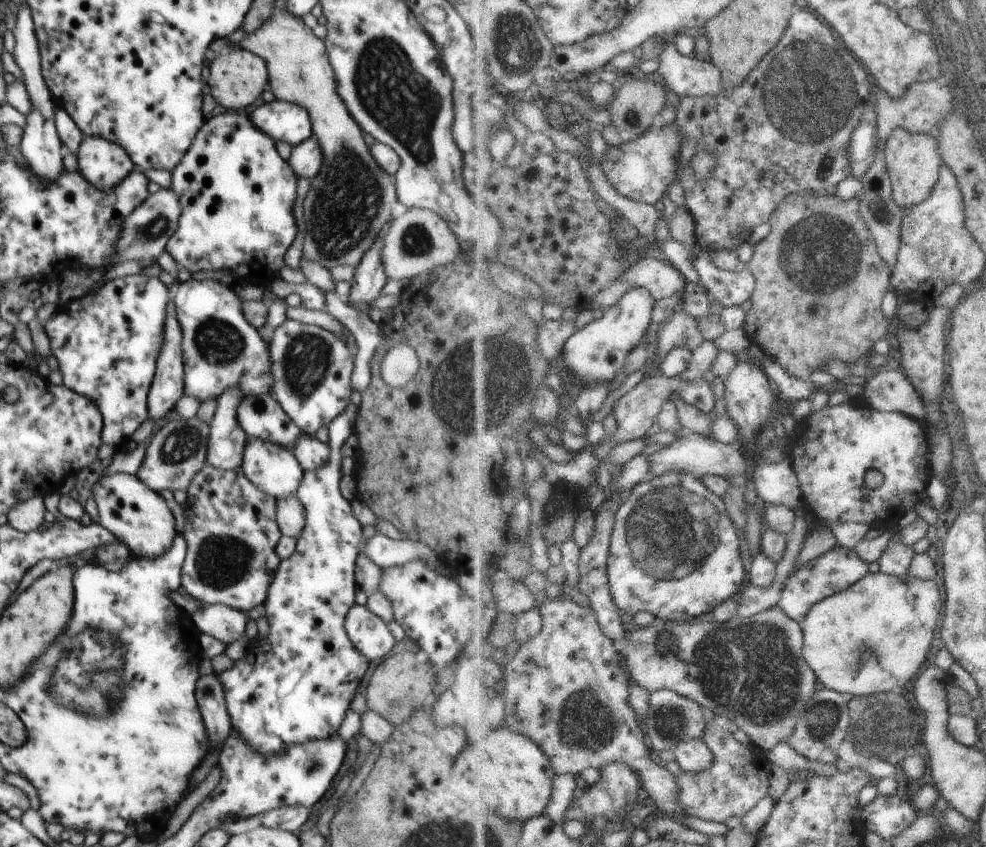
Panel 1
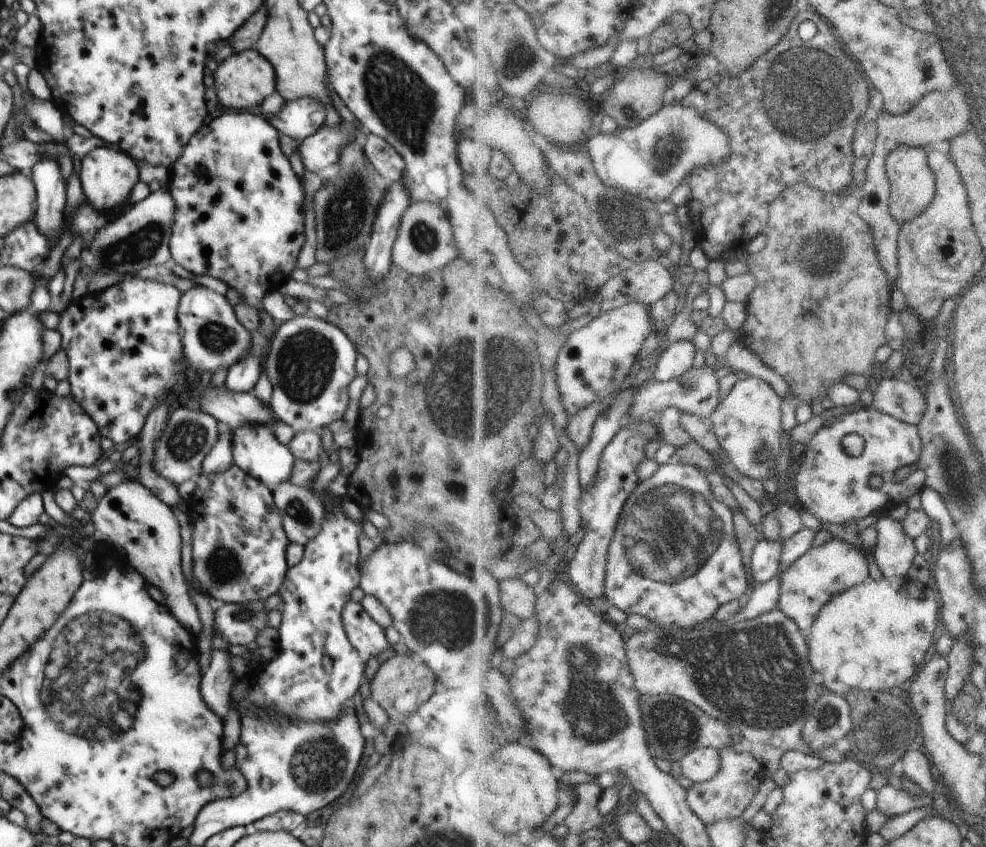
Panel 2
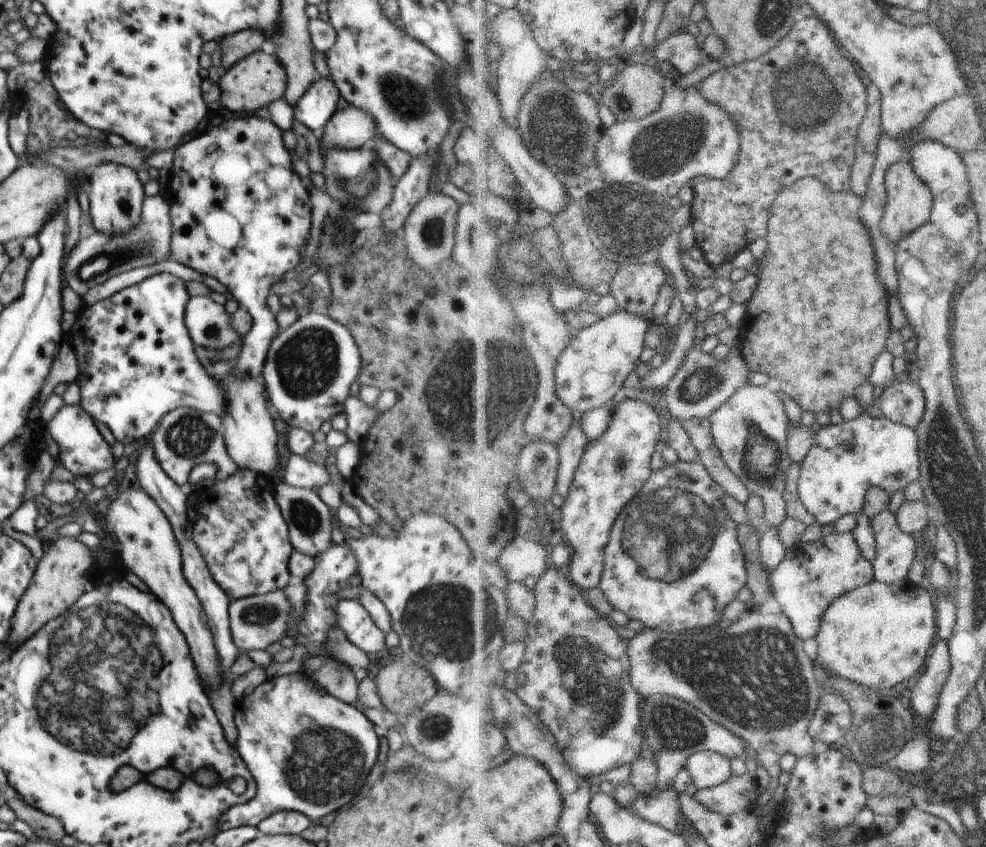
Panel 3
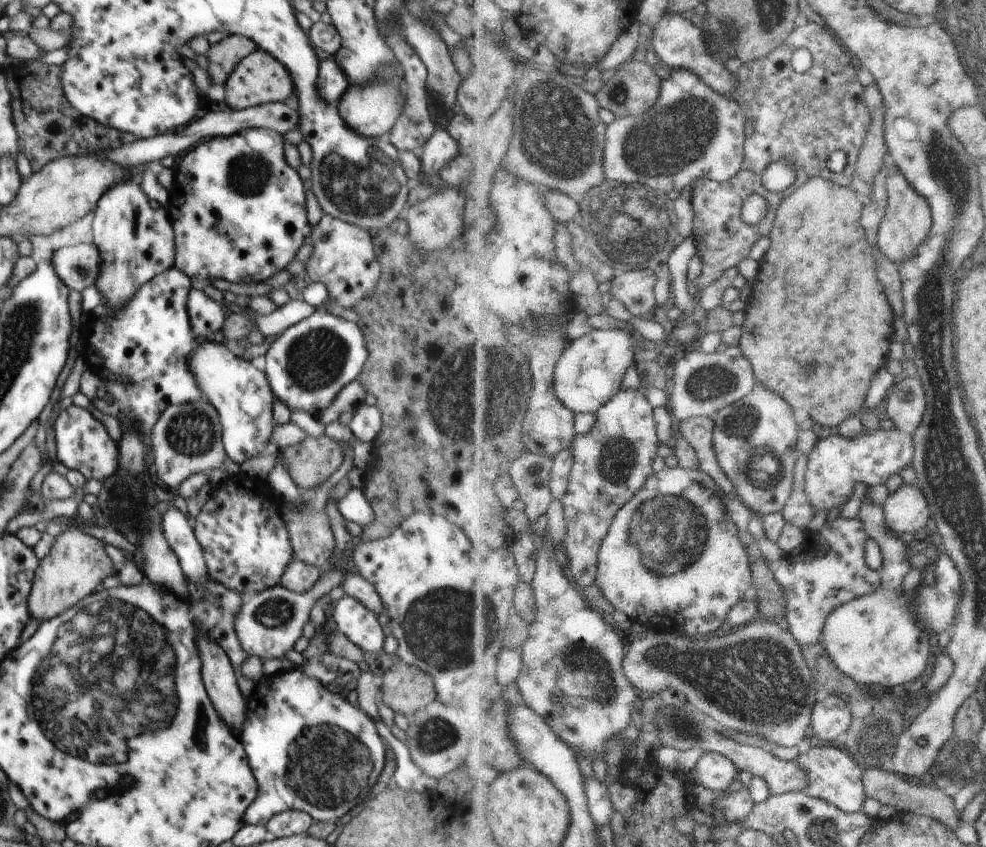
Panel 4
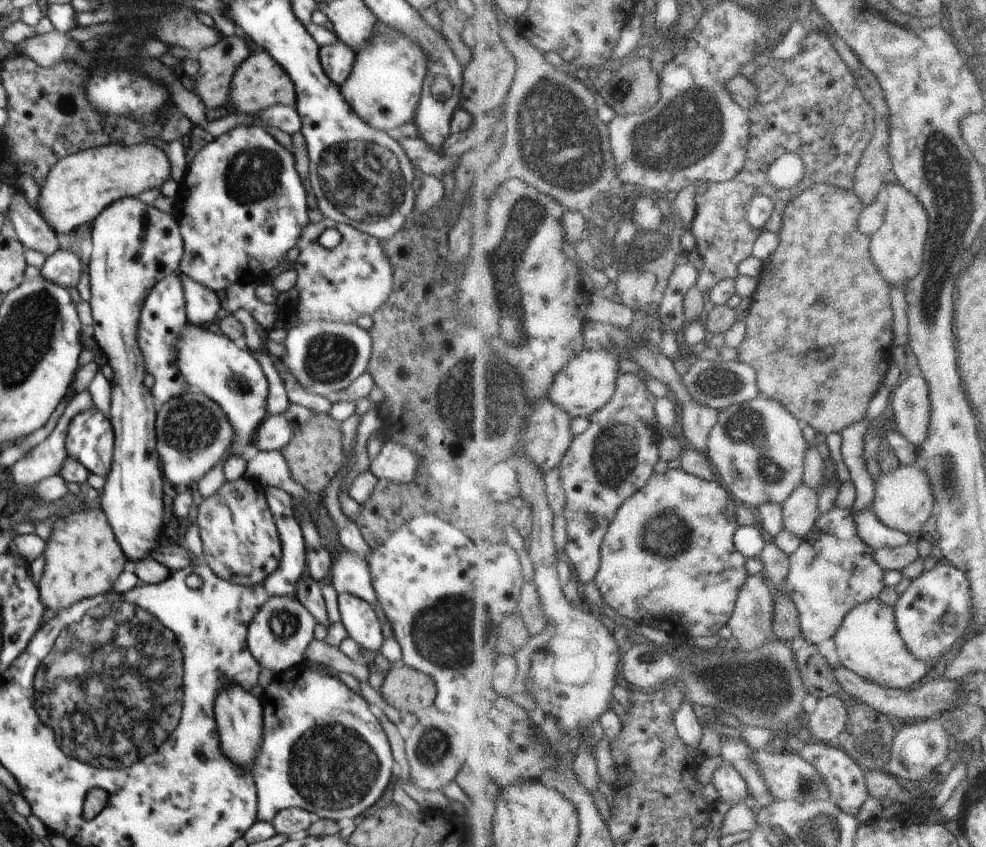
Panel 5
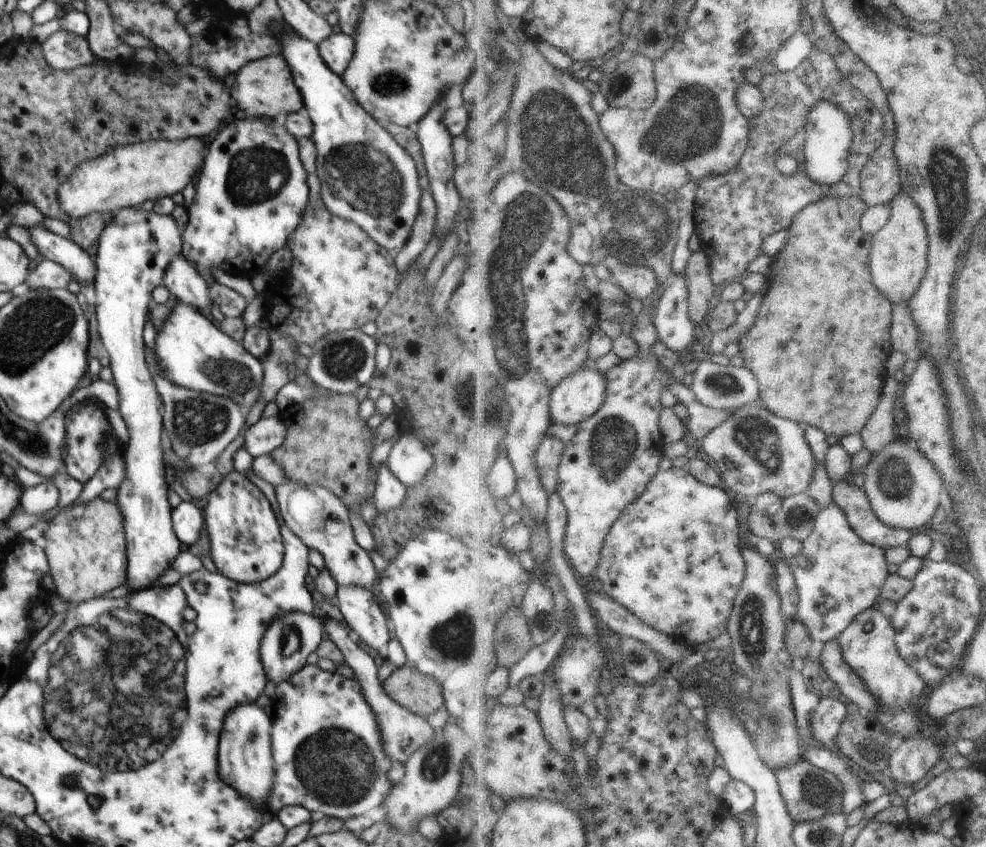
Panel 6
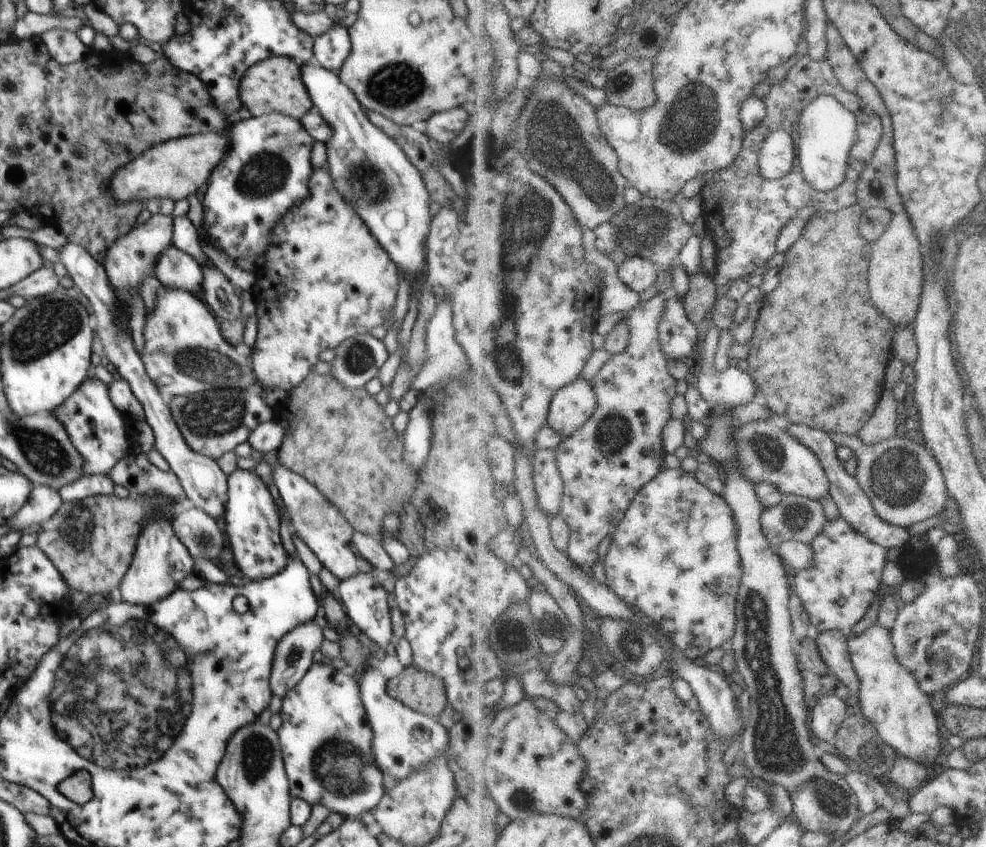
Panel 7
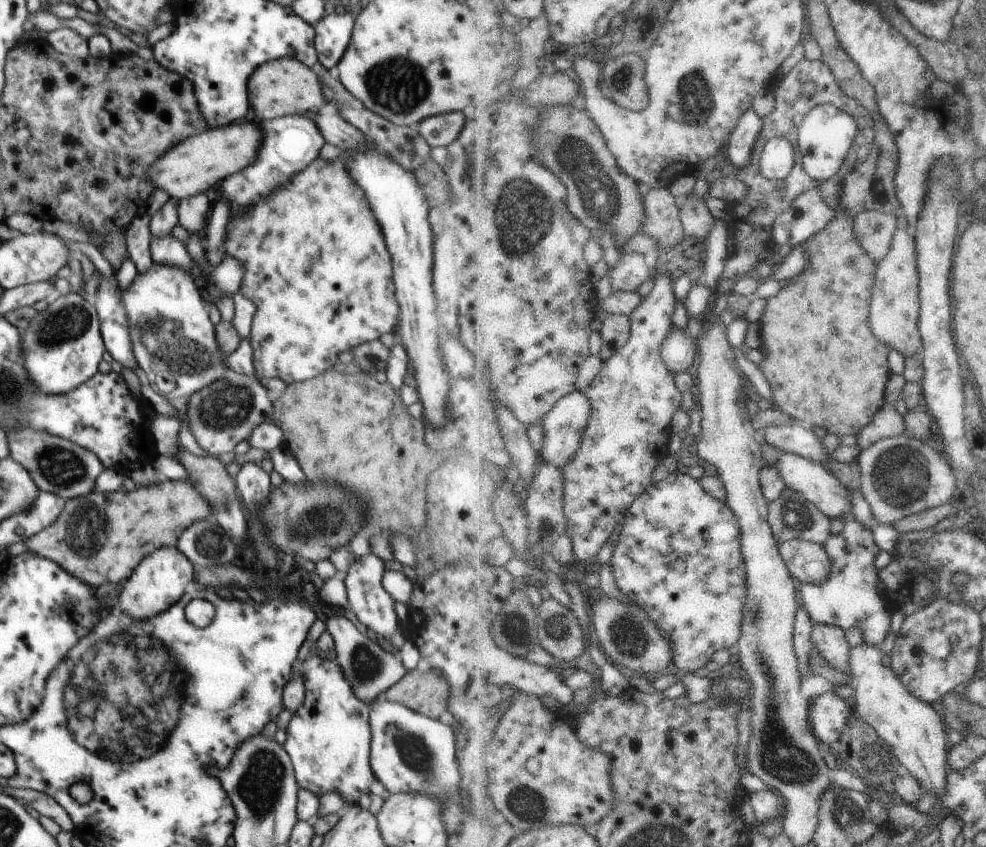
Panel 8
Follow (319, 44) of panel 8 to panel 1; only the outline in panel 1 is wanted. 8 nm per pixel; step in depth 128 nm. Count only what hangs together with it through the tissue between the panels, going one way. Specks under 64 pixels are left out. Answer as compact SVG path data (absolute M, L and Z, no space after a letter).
M290 101L263 103L250 115L251 123L270 138L296 146L313 136L309 112Z

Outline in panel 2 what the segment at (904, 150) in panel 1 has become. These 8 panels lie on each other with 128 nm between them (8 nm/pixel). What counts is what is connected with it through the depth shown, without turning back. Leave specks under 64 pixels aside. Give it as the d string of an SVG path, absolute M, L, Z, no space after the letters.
M900 145L887 162L887 171L891 178L892 194L890 212L895 220L903 226L916 220L929 208L934 196L934 177L929 164L926 164L926 152L924 149Z

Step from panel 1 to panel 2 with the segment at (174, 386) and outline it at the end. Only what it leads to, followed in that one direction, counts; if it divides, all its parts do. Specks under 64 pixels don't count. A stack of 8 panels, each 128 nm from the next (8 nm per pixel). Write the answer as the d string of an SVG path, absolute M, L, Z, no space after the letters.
M168 398L161 399L152 409L138 436L139 456L134 462L138 465L136 479L170 508L178 507L178 504L184 503L178 493L178 486L171 480L160 477L151 463L153 462L157 440L166 426L167 418L174 406L172 398Z

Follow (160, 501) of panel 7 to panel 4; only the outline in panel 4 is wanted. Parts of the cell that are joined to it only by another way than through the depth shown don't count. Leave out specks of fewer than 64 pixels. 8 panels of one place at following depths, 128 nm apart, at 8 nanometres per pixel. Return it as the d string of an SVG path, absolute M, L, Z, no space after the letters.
M70 521L70 526L56 538L56 541L52 544L48 552L48 556L40 560L40 564L36 570L28 598L28 614L30 614L31 620L35 619L43 623L52 618L62 616L65 611L73 609L73 606L78 604L80 600L87 598L89 595L101 589L100 586L102 586L106 578L117 574L117 570L114 564L112 564L110 556L104 550L104 545L102 540L98 540L98 538L86 534L84 530L80 530L79 521Z

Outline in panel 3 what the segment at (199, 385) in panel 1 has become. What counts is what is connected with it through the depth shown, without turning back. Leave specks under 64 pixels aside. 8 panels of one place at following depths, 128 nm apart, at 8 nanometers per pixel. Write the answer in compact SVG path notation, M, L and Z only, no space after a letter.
M189 296L184 312L184 324L194 345L204 349L224 350L243 337L232 326L231 314L209 296Z

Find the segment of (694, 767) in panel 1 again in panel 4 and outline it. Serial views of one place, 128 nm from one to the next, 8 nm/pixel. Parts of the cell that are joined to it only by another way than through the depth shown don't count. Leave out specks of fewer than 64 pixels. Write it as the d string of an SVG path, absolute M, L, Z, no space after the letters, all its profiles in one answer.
M714 751L707 753L696 766L696 777L699 784L717 794L725 793L735 780L738 780L741 769L732 758Z

